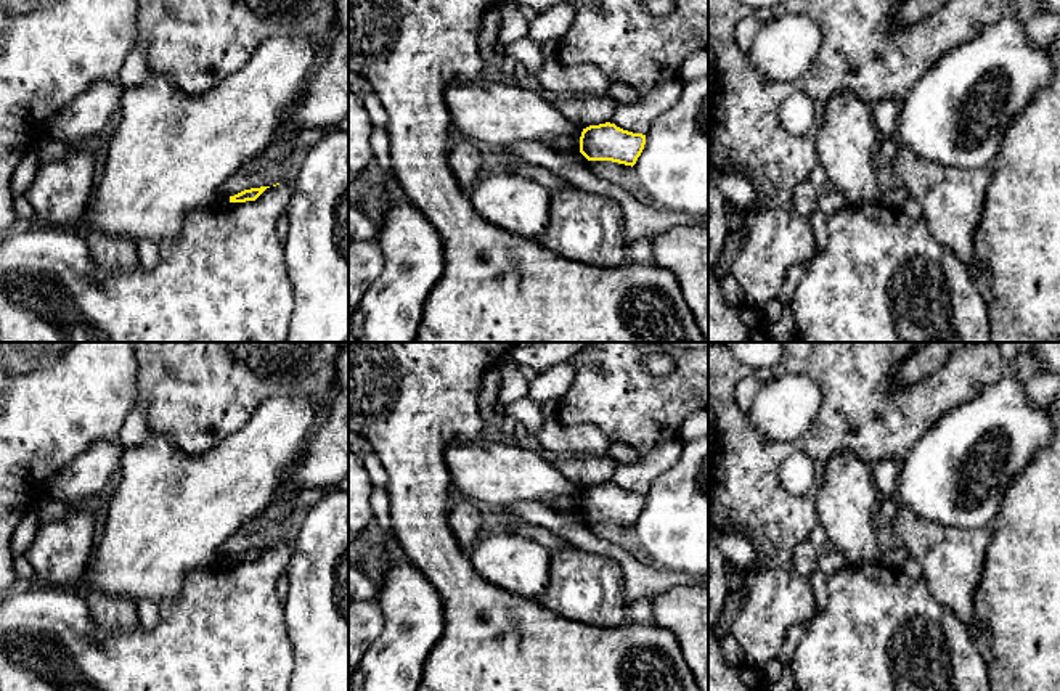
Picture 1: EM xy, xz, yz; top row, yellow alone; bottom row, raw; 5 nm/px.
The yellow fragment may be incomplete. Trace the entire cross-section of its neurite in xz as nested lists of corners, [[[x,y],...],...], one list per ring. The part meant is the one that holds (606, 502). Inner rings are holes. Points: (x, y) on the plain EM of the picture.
[[[605,482],[583,489],[580,513],[588,521],[612,521],[634,525],[646,505],[646,495],[633,493]]]

